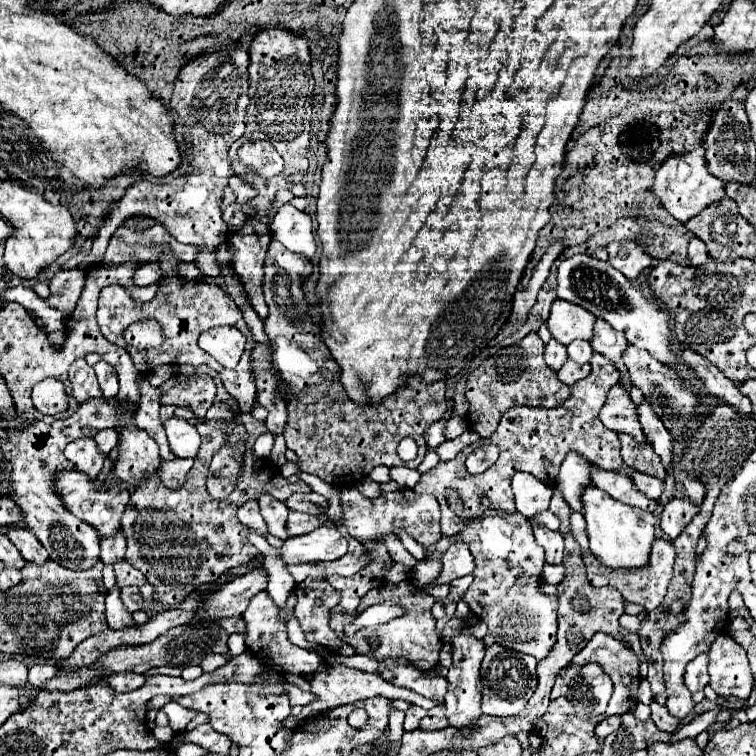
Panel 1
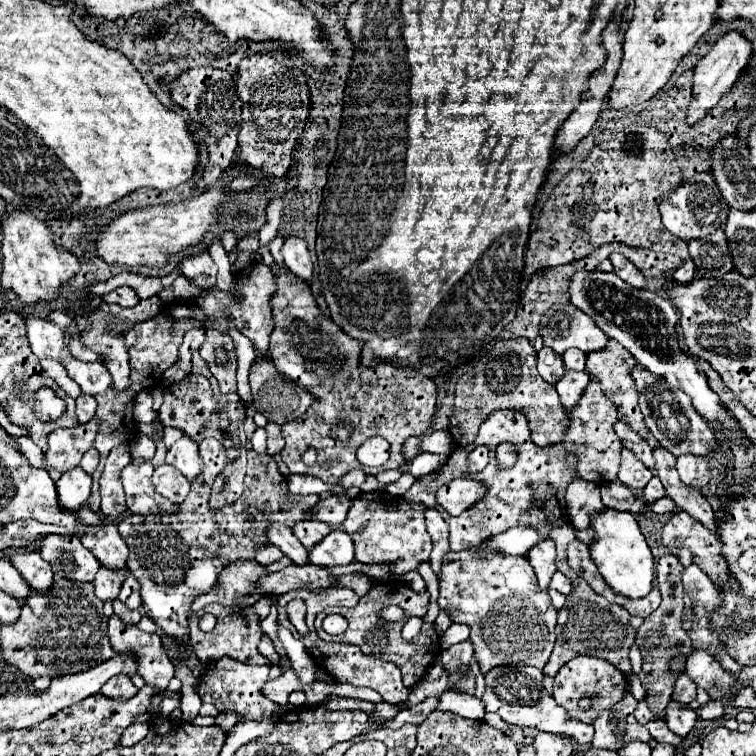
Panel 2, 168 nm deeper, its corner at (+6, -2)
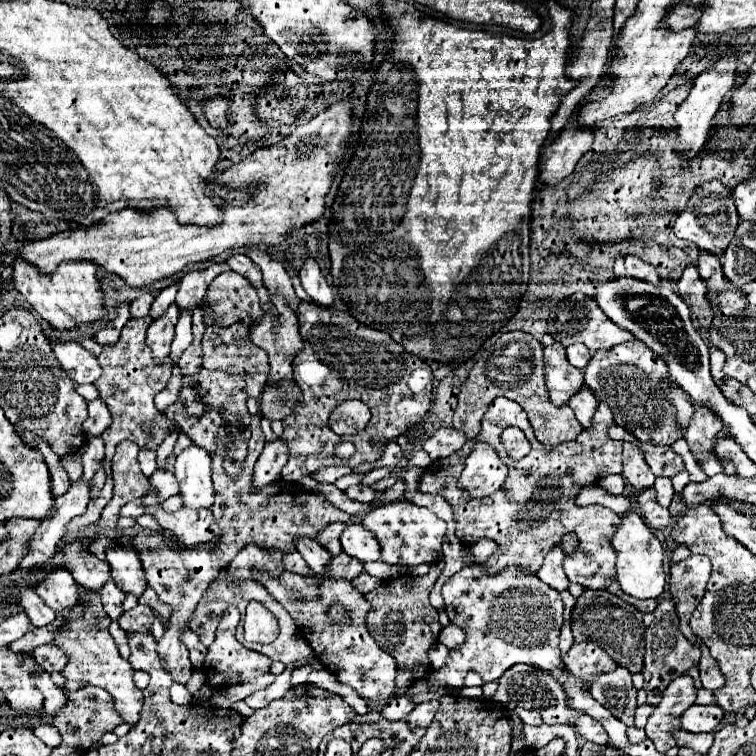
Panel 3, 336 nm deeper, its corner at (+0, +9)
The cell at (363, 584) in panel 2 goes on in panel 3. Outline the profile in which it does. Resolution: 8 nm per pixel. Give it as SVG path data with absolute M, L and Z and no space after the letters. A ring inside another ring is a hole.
M361 572L357 578L351 580L351 584L361 592L361 594L367 594L371 592L373 588L377 588L381 584L381 578L375 578L375 576L369 576L367 572Z

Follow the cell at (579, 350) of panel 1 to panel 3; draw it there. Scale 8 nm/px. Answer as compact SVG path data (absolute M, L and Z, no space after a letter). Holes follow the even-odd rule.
M573 344L567 348L567 360L569 364L573 364L575 368L585 368L587 362L591 358L591 352L585 348L585 344Z

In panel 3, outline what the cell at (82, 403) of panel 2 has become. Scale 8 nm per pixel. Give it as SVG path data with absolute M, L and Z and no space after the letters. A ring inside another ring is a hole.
M97 398L89 404L89 416L83 422L83 432L87 438L95 438L101 436L105 432L105 428L109 428L111 424L111 414L107 410L107 406Z

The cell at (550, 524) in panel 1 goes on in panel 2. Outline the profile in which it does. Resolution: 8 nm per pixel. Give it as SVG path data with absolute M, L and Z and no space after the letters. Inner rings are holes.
M517 525L491 537L491 543L493 543L493 549L499 551L501 547L501 551L507 555L525 555L539 539L541 539L541 533L533 525Z

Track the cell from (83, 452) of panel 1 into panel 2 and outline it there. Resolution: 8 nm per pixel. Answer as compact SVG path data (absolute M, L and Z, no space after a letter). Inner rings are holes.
M81 465L65 471L57 481L57 495L61 507L77 511L81 503L85 503L85 499L91 495L91 475L85 473Z

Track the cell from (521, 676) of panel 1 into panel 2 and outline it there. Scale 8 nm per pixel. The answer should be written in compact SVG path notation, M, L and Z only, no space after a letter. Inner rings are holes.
M503 665L493 667L485 675L485 695L481 697L487 713L497 713L503 721L519 727L537 727L539 731L549 733L565 733L571 735L577 743L585 745L593 739L593 725L573 721L567 717L567 711L555 703L555 699L543 687L543 675L535 667L515 667Z

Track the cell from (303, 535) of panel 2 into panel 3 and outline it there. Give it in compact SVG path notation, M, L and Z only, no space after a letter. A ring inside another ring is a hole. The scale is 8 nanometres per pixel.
M335 522L335 524L329 524L329 526L325 526L321 532L319 532L319 536L317 536L317 542L321 544L321 546L325 546L331 554L341 554L341 542L339 542L339 538L341 538L341 532L345 530L345 524L341 524L341 522Z

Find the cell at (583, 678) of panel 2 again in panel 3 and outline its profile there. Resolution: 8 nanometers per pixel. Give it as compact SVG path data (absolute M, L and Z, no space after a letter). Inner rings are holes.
M579 642L573 644L567 652L567 656L563 658L565 668L575 676L585 680L587 684L591 684L593 676L597 676L597 672L611 672L617 668L615 660L601 650L595 642Z

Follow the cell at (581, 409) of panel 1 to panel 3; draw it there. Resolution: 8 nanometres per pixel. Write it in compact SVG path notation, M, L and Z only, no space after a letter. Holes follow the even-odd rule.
M497 398L485 412L481 424L483 424L481 432L473 440L469 440L463 450L433 462L425 470L425 476L419 484L421 492L451 496L451 492L459 490L457 480L461 476L461 470L465 468L465 458L469 456L473 444L479 440L489 442L499 452L499 458L507 464L509 476L503 488L499 488L493 496L477 500L471 498L469 502L457 500L455 504L451 504L457 522L455 534L461 540L461 544L469 546L487 538L499 546L497 552L487 562L481 564L487 574L497 574L503 572L505 568L523 568L519 570L521 574L537 574L549 548L561 546L565 534L575 534L579 546L575 554L565 556L565 574L569 576L571 582L581 584L583 588L605 590L607 582L615 580L617 572L611 538L613 532L617 532L617 524L621 524L621 516L603 506L579 508L575 506L575 496L579 494L581 488L597 484L603 476L621 474L623 470L621 464L623 442L615 442L607 434L607 428L613 424L613 414L609 412L609 406L601 402L593 416L593 428L583 430L573 442L555 446L553 450L541 450L541 444L533 436L533 428L525 418L525 410L509 398ZM507 426L521 428L533 446L533 450L529 450L529 454L519 462L509 462L507 452L501 452L503 450L501 432Z

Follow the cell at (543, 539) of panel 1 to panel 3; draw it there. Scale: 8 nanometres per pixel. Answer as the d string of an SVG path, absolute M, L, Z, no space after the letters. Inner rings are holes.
M553 548L547 556L545 562L541 566L541 572L537 572L537 578L541 578L541 582L545 582L547 586L563 592L569 590L569 578L563 572L563 552L561 548Z

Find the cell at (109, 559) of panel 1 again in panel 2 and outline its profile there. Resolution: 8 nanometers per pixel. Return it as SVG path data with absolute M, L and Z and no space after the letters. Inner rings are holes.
M99 567L97 575L95 575L95 595L101 599L101 601L107 601L107 599L117 599L119 595L119 589L123 585L123 581L127 579L127 571L111 571L109 567Z

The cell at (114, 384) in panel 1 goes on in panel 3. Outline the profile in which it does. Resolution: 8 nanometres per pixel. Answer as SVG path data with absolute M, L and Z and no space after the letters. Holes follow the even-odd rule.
M51 342L51 346L61 368L75 384L93 384L101 376L97 358L77 342Z

